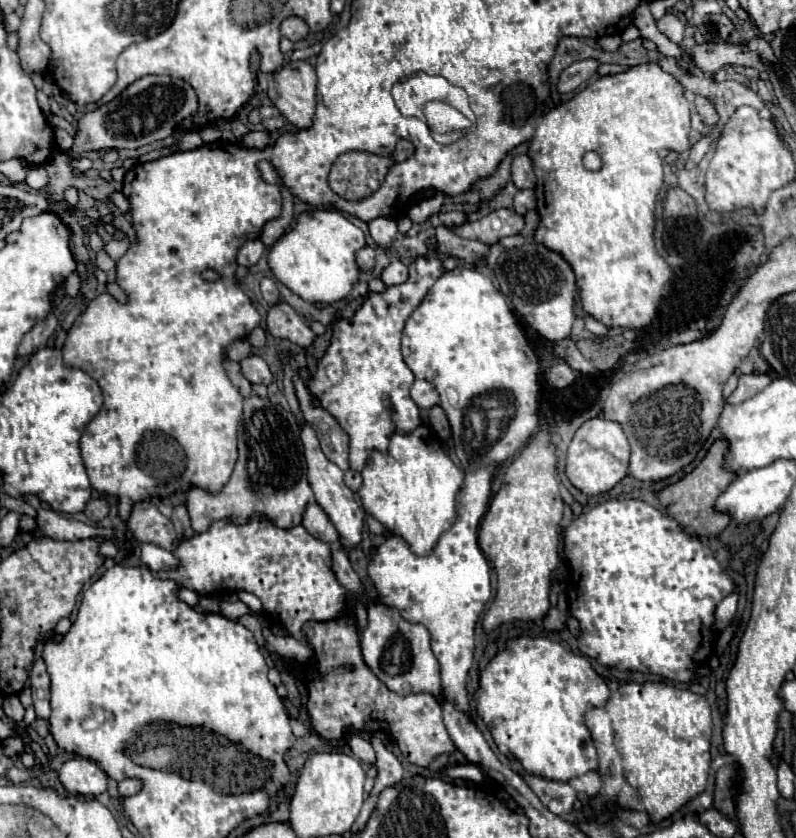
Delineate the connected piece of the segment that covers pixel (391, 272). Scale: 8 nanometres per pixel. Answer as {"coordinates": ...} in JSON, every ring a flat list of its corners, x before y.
{"coordinates":[[392,261,384,271,382,271,382,281,386,285,398,285,398,283,404,283,408,279,408,267,402,263,402,261]]}

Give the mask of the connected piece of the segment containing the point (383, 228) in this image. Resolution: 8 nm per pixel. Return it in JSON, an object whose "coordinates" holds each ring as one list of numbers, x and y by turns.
{"coordinates":[[376,217,368,223,368,229,370,229,370,235,372,239,376,241,376,245,380,247,390,247,392,241,396,239,398,235,398,227,396,227,396,221,390,219,390,217]]}

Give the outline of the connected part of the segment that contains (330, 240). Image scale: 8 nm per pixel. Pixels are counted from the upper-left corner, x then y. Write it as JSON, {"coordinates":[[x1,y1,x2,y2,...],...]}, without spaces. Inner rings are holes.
{"coordinates":[[332,208,316,211,316,215,304,211,298,215,294,227,274,243,268,253,268,265,280,283,284,283,302,299,322,307,340,301,350,293,358,277,354,253,364,245,364,233,340,211]]}

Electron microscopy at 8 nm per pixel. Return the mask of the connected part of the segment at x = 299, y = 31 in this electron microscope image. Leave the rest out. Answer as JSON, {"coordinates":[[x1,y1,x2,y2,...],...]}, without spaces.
{"coordinates":[[288,17,280,25,280,33,282,33,282,37,286,37,290,41,300,41,308,35,308,27,306,27,306,23,302,23,302,19]]}

